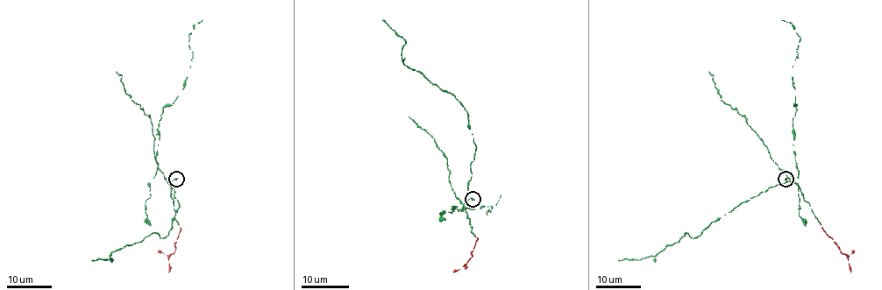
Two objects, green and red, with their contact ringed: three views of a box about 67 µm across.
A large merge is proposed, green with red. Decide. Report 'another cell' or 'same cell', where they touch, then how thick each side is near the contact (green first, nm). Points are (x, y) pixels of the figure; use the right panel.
same cell | (785, 179) | 300/130 nm

